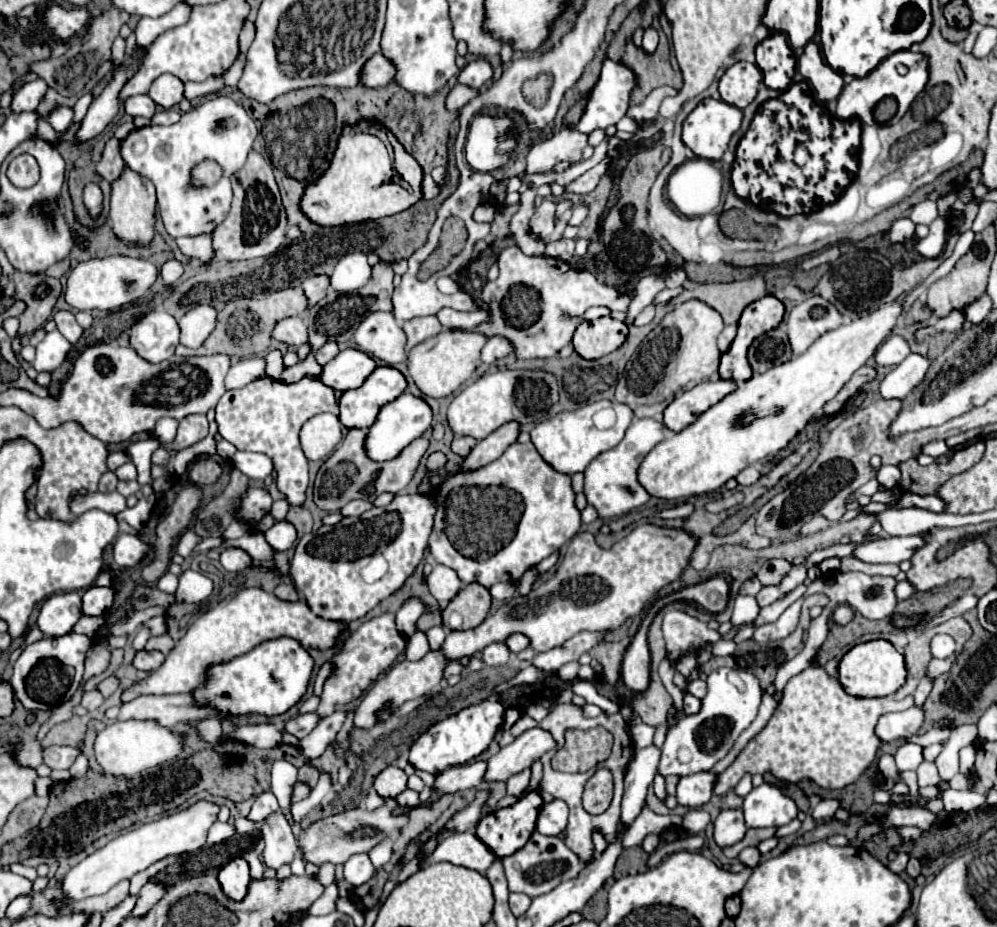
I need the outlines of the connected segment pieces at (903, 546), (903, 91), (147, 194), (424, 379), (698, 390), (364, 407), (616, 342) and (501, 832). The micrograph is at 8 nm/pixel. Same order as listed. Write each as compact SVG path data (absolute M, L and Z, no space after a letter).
M916 534L916 536L906 536L906 538L882 538L870 544L862 544L856 548L854 556L864 560L864 562L904 562L914 556L914 552L926 546L926 538Z
M902 50L902 52L894 52L892 56L888 56L878 68L874 68L874 72L866 74L864 78L854 78L850 84L844 86L842 94L838 96L838 106L836 106L836 116L840 120L848 120L848 118L858 118L864 124L872 124L872 112L874 106L886 98L886 96L894 96L898 100L898 118L902 118L906 114L906 110L912 106L914 98L924 90L928 82L928 60L926 54L920 52L912 52L912 50Z
M124 168L122 176L112 182L112 194L110 194L110 214L108 220L114 228L114 232L132 244L148 244L154 236L154 210L156 210L156 192L154 184L146 180L144 176L138 176L138 172Z
M442 330L438 336L432 336L430 340L424 340L422 344L414 346L408 352L408 370L416 382L416 386L432 398L442 398L458 390L478 368L480 364L480 350L486 344L486 336L480 332L470 330Z
M718 380L718 382L702 382L678 398L674 398L668 408L664 410L664 424L672 432L680 432L690 426L702 412L710 406L720 402L726 394L736 388L732 380Z
M392 366L376 368L368 380L340 398L340 422L346 428L370 428L380 408L406 390L406 378Z
M602 316L592 322L582 322L574 332L572 344L582 358L596 360L620 348L626 340L626 334L628 326L624 322L614 320L610 316Z
M532 790L526 796L522 796L516 804L486 814L476 826L476 836L488 848L492 848L492 852L498 858L510 856L518 848L522 848L526 840L530 840L536 828L540 806L542 806L540 792Z

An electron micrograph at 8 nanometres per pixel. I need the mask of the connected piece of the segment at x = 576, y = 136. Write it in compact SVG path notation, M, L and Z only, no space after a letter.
M562 128L552 138L534 144L528 152L528 166L526 174L542 174L550 172L558 162L570 162L570 166L578 164L582 160L582 152L588 146L588 136Z

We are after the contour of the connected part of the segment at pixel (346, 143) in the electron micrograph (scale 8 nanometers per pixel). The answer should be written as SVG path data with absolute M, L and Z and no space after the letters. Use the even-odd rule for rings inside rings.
M358 120L356 124L346 124L346 128L342 128L330 168L326 168L314 184L306 186L306 192L302 192L300 210L318 226L378 220L416 204L422 198L420 182L420 164L404 150L396 136L376 120ZM394 174L400 174L402 178L394 178Z

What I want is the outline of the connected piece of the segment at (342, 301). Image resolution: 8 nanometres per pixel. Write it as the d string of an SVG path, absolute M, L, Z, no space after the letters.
M378 262L374 268L372 268L372 278L370 282L360 288L360 290L354 290L354 292L334 292L334 290L328 290L328 294L314 306L310 308L308 316L306 316L306 324L308 324L308 334L310 334L310 354L300 360L296 366L292 368L286 368L280 376L282 382L298 382L304 374L314 374L318 376L318 362L316 362L316 352L330 340L336 340L336 342L348 342L352 338L352 332L354 328L364 320L366 314L370 312L376 312L376 310L386 310L391 312L392 306L392 294L394 288L382 288L382 284L392 284L392 278L394 278L394 270L390 264L386 262Z

